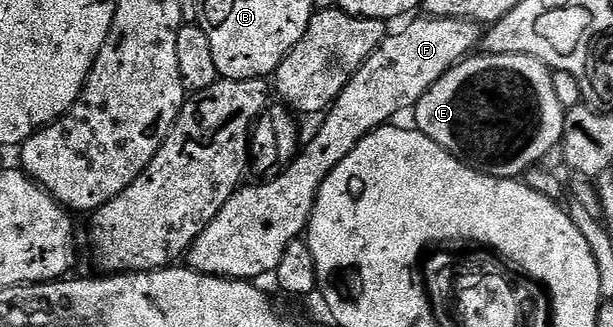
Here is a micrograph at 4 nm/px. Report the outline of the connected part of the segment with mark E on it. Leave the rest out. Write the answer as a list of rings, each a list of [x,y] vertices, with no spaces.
[[[488,54],[470,55],[456,64],[423,98],[419,98],[415,115],[416,131],[421,132],[431,142],[447,150],[468,168],[476,168],[489,176],[504,180],[524,177],[530,168],[538,167],[549,151],[556,149],[565,129],[565,107],[555,95],[553,72],[543,61],[530,56],[491,56]]]

